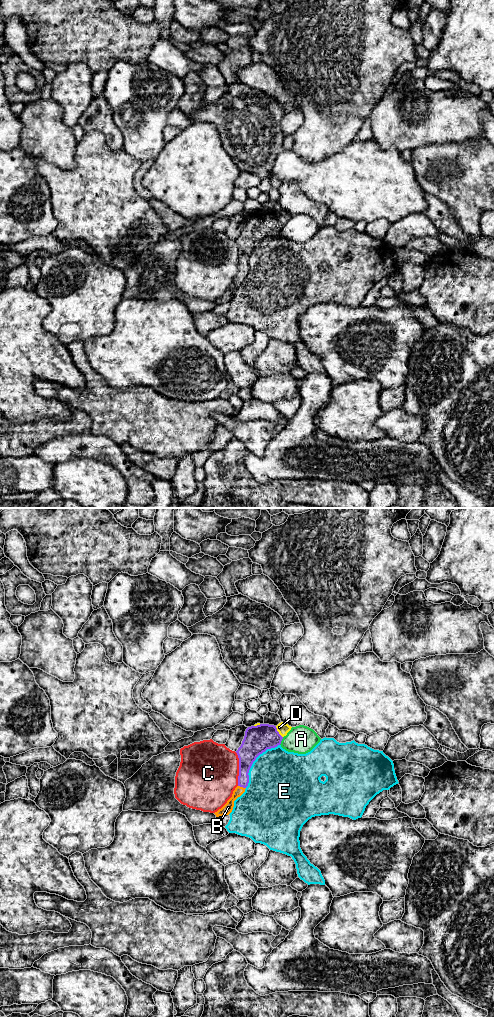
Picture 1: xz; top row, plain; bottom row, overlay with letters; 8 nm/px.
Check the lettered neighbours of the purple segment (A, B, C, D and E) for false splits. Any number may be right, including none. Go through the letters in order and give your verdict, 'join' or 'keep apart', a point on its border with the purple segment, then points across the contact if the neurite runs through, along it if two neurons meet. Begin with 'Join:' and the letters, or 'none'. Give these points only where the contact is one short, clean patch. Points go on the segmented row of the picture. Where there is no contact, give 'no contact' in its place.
Join: B
A: keep apart; contact xz (281, 740)
B: join; contact xz (242, 786)
C: keep apart; contact xz (239, 769)
D: keep apart; contact xz (278, 732); border xz (275, 726), (282, 737)
E: keep apart; contact xz (254, 760)

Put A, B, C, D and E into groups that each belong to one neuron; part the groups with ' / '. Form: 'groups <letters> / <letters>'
groups A C / B / D / E

